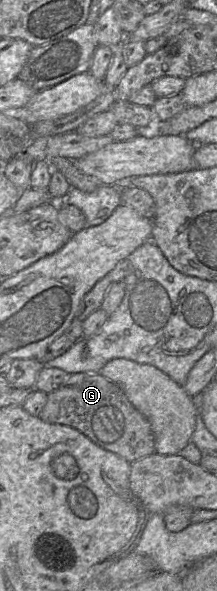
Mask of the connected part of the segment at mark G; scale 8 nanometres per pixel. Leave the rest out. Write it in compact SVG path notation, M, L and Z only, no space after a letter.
M68 373L63 383L47 395L40 415L47 423L71 426L99 447L129 463L155 452L154 434L147 418L128 400L120 386L98 373Z

